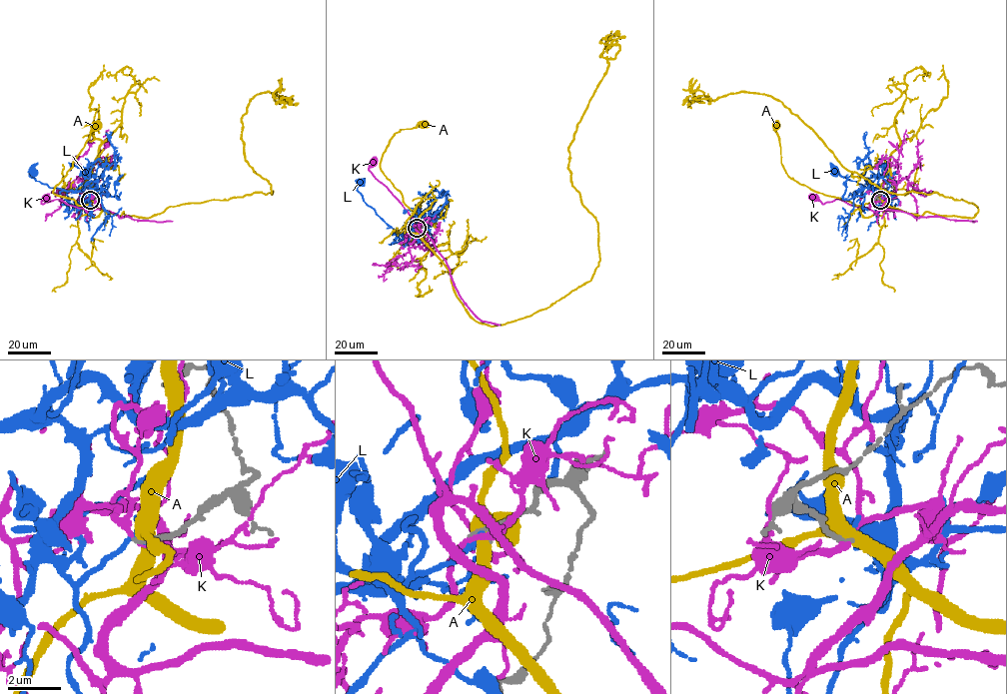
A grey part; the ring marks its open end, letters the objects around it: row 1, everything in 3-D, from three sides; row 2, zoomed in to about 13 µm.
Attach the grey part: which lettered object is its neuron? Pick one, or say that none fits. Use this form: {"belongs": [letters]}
{"belongs": ["L"]}

